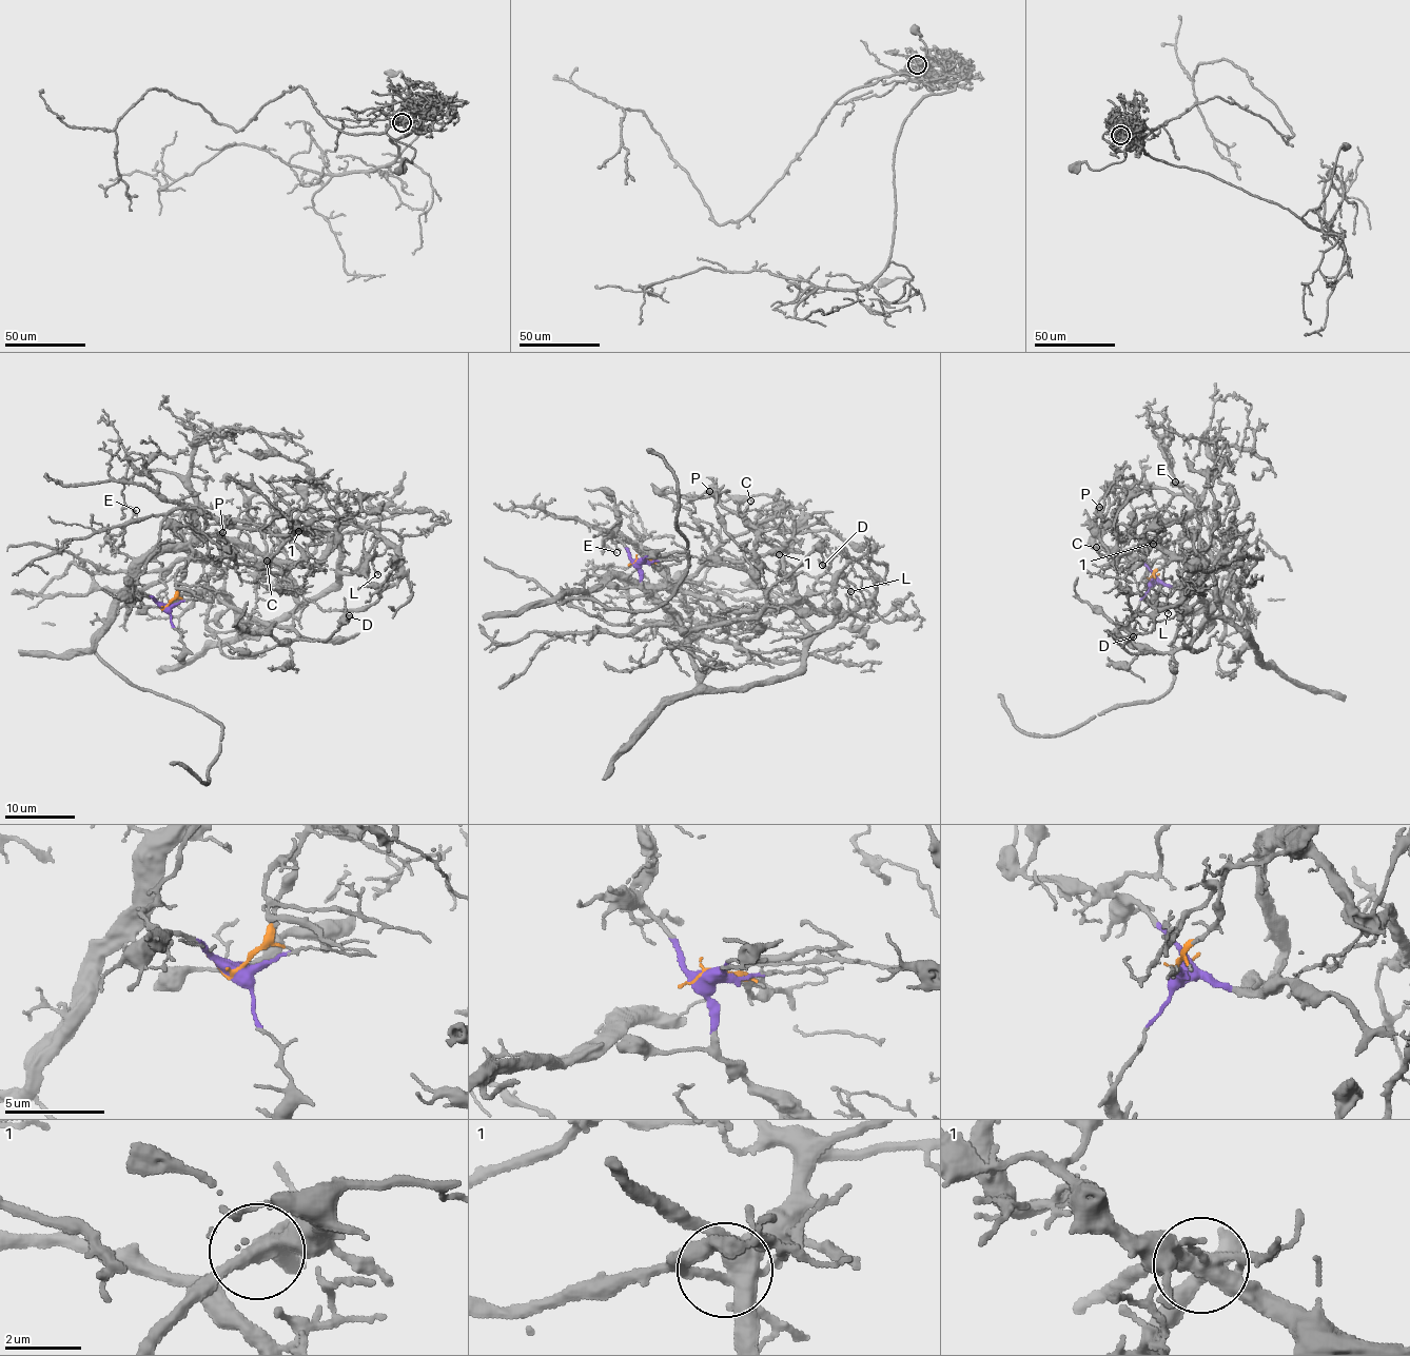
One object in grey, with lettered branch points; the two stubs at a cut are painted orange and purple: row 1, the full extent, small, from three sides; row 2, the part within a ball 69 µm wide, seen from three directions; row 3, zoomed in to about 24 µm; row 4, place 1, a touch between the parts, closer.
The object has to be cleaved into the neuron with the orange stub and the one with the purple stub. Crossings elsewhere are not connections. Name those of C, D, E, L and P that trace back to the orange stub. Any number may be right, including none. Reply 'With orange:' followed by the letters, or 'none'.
With orange: E

